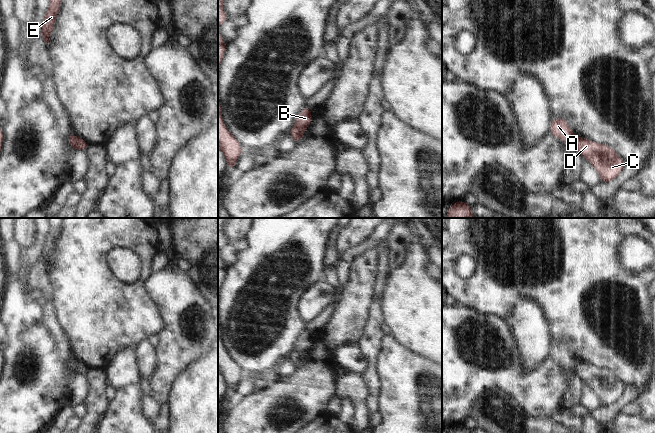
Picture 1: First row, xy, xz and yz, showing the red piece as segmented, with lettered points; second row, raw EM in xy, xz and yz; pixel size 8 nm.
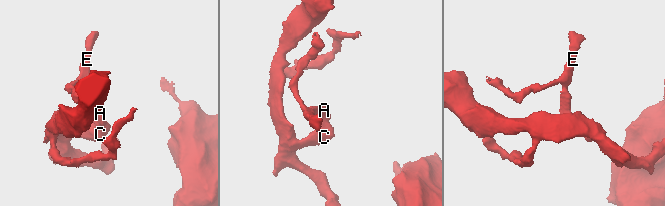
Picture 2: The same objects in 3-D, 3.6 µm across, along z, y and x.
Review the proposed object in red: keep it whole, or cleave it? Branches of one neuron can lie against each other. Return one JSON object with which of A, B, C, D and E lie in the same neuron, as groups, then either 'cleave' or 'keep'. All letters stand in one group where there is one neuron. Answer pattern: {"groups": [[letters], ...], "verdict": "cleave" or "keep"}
{"groups": [["A", "B", "E"], ["C", "D"]], "verdict": "cleave"}

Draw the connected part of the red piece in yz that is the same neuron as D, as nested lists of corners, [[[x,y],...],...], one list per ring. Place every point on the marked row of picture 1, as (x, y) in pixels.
[[[577,138],[576,150],[588,160],[604,184],[615,179],[623,170],[625,162],[607,144],[598,144],[586,138]]]

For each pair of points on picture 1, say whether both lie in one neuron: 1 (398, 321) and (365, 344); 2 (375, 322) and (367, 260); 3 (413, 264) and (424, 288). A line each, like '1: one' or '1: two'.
1: two
2: two
3: one

